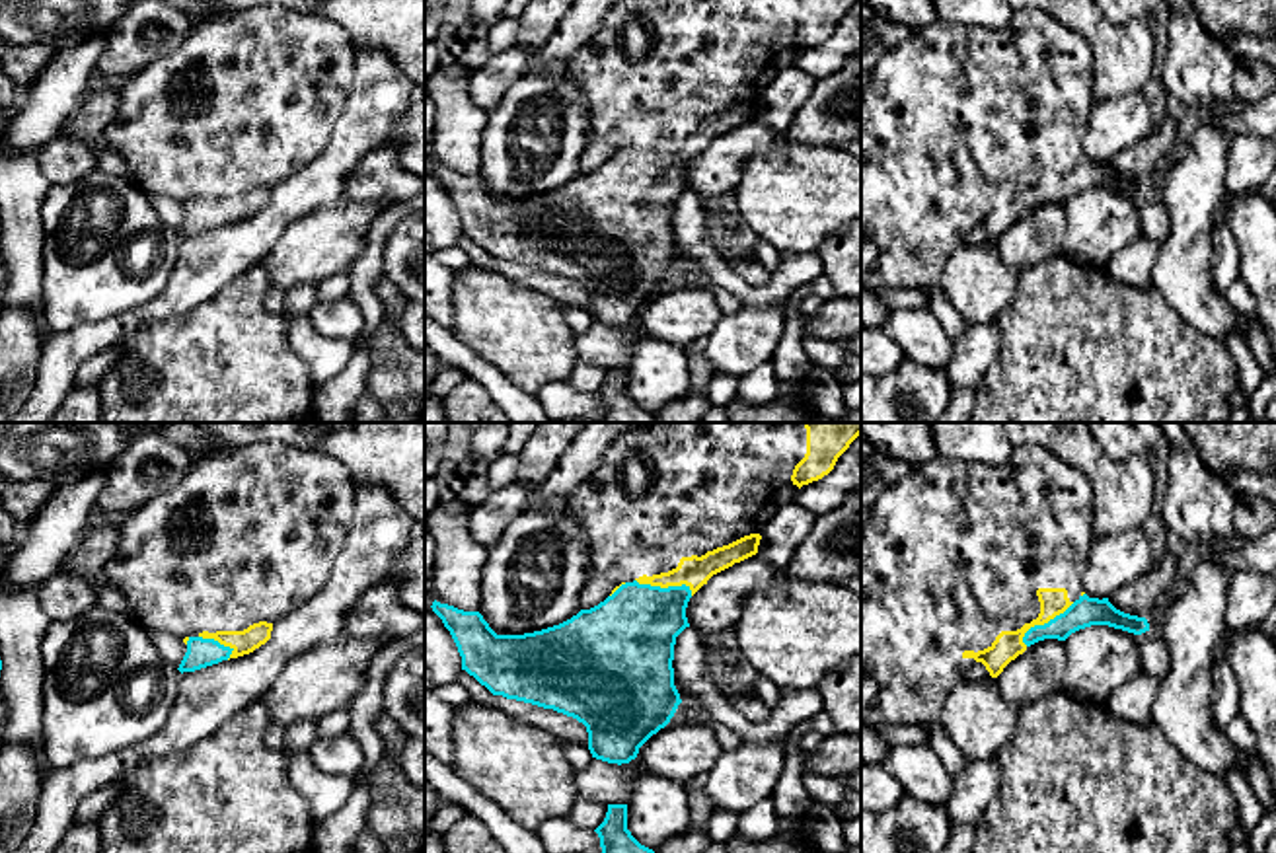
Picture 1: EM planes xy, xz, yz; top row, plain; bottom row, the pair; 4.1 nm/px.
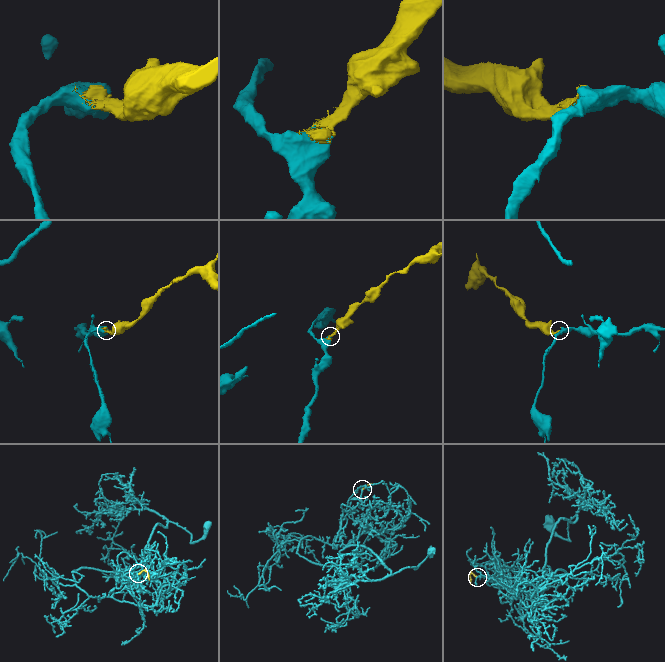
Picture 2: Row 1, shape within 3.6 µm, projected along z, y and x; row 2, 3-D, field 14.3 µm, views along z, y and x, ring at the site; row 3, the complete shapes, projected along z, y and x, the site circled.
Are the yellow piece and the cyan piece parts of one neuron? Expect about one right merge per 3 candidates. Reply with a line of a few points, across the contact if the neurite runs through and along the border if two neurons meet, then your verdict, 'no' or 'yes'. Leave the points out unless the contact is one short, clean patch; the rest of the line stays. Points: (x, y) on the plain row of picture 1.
yes

